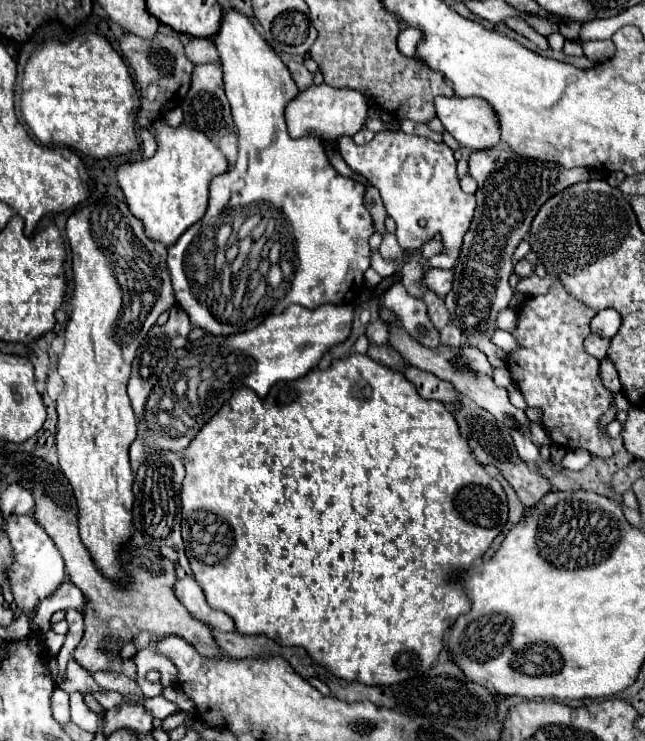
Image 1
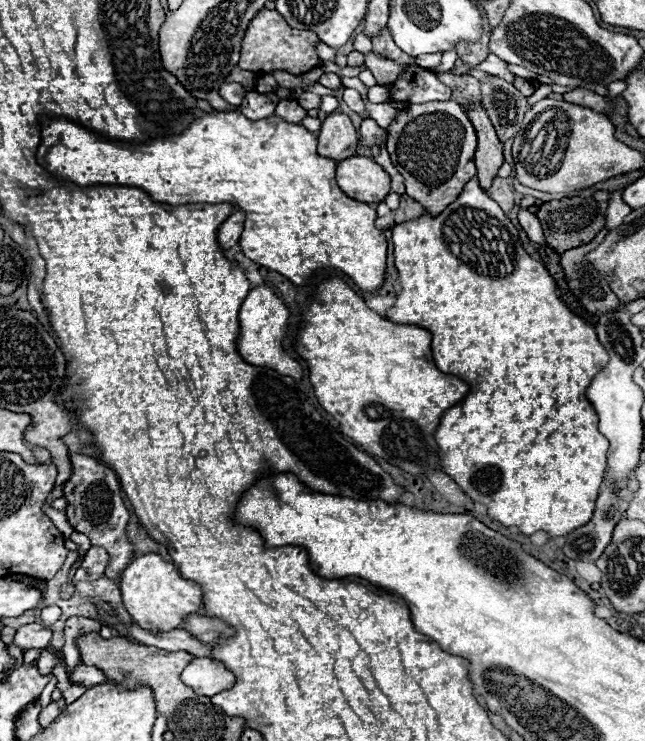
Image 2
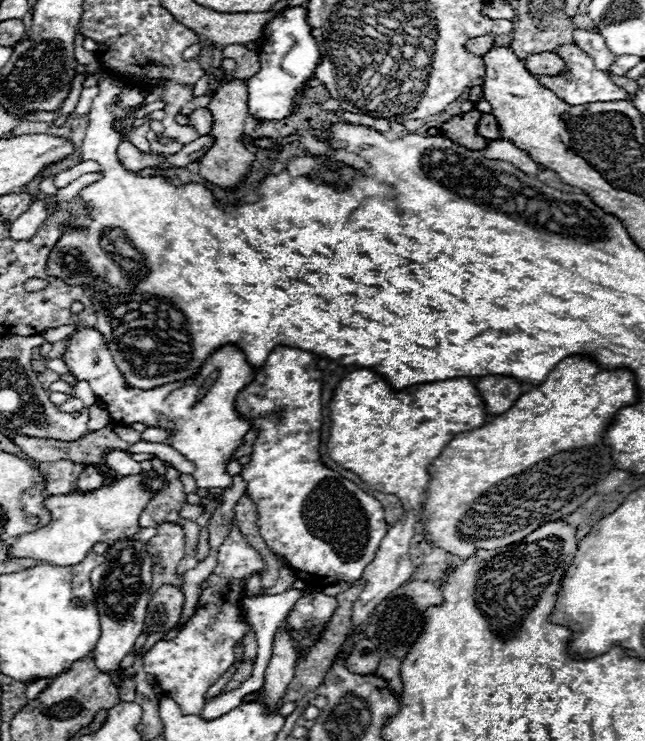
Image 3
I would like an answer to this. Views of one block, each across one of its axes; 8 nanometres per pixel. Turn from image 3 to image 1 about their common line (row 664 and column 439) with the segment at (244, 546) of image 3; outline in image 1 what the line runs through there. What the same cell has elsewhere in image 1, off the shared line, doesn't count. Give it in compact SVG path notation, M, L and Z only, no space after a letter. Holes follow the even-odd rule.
M380 132L374 136L372 142L358 146L350 136L342 136L338 140L338 148L346 164L360 172L372 186L380 190L380 196L384 200L384 206L388 210L388 216L396 220L396 236L398 244L404 250L420 250L426 240L432 240L436 232L444 236L444 248L446 250L460 250L464 232L468 232L476 208L476 200L472 194L462 192L456 176L456 160L452 156L452 150L442 142L436 144L430 138L424 136L414 136L414 134L404 134L404 132Z

